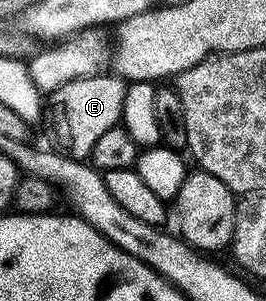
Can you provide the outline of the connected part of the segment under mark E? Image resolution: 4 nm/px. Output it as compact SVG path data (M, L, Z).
M116 74L105 75L75 78L59 86L59 90L48 93L47 120L49 116L53 136L57 139L56 147L73 160L88 161L95 150L95 142L99 142L104 131L121 124L126 81Z

